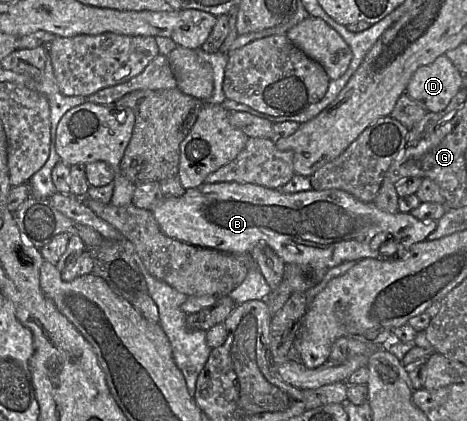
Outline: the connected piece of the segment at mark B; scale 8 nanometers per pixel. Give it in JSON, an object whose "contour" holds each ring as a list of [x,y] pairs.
{"contour":[[[234,182],[211,184],[203,183],[198,187],[185,190],[184,194],[179,197],[164,198],[163,201],[151,212],[156,219],[161,231],[165,235],[195,247],[214,249],[222,253],[228,253],[232,255],[241,255],[250,253],[250,251],[257,245],[267,245],[284,261],[285,264],[311,264],[319,267],[326,267],[327,269],[336,267],[348,261],[358,261],[363,258],[373,259],[373,252],[375,250],[374,246],[377,244],[377,242],[374,242],[374,238],[376,238],[380,234],[386,234],[386,236],[391,237],[395,244],[395,253],[393,254],[393,256],[382,258],[381,260],[399,260],[408,252],[413,244],[425,241],[427,236],[432,233],[437,226],[437,220],[419,220],[414,218],[410,213],[389,213],[376,207],[374,202],[362,202],[355,198],[353,195],[339,189],[326,189],[321,191],[311,189],[309,191],[302,191],[290,194],[283,193],[279,189],[268,189],[258,185],[248,183],[240,184]]]}

